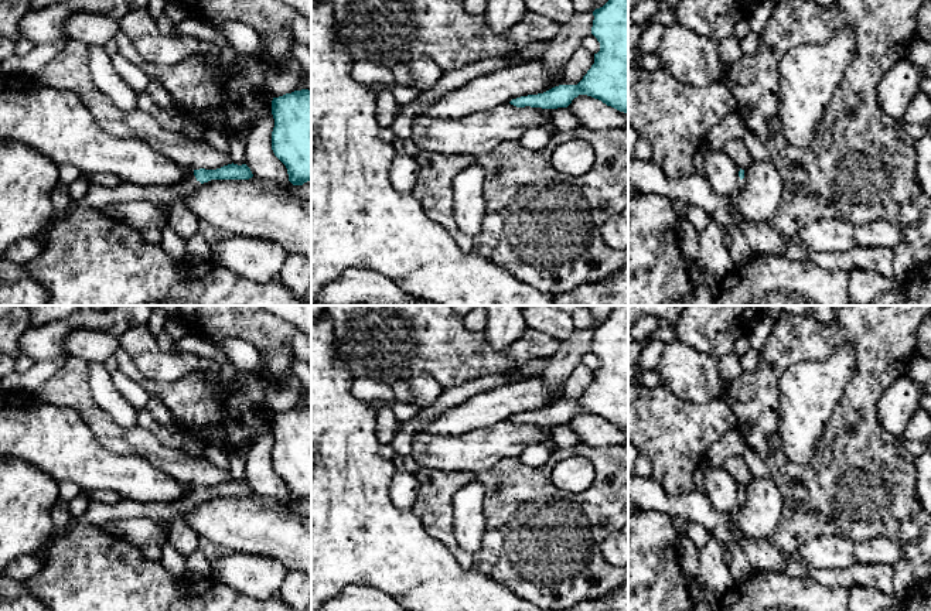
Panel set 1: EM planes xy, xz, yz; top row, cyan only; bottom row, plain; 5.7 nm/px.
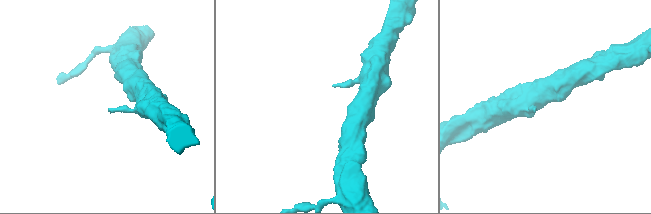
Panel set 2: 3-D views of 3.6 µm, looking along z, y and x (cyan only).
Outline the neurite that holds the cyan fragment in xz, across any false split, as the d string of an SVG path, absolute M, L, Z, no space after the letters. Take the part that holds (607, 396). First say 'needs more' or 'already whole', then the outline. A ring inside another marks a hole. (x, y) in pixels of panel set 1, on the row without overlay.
already whole; M614 306L608 318L593 332L591 351L600 359L600 368L594 371L594 380L583 396L577 402L559 402L543 410L512 416L511 421L557 426L567 424L579 412L587 412L628 431L628 306Z

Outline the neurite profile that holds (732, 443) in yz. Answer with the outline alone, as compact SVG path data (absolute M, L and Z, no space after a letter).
M737 429L729 430L720 440L710 446L703 461L709 468L720 468L727 458L743 455L747 447L746 438Z

